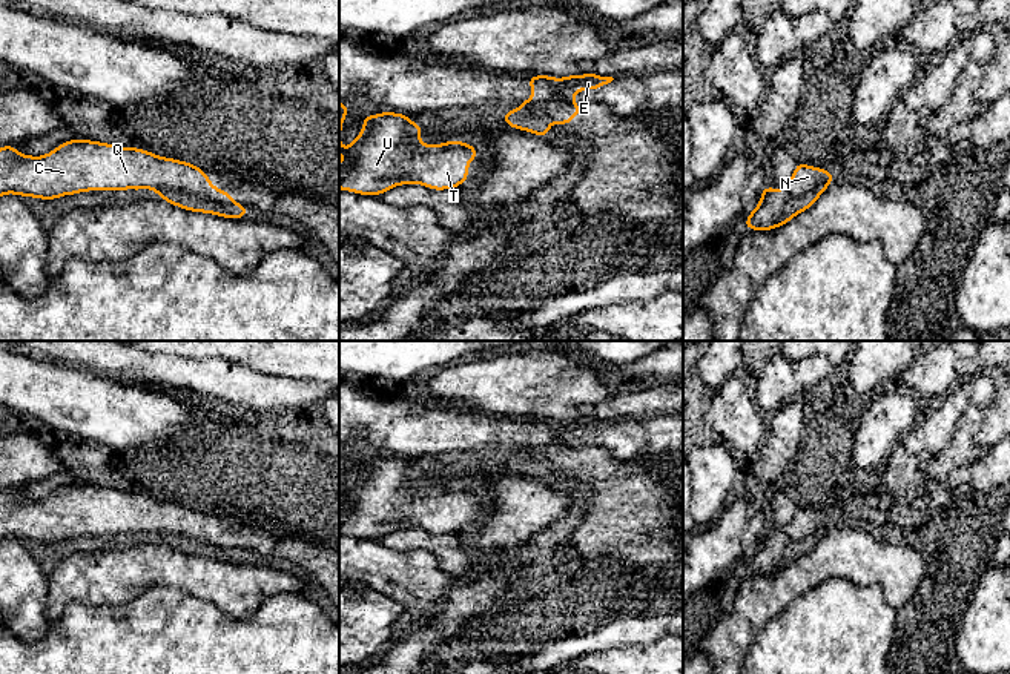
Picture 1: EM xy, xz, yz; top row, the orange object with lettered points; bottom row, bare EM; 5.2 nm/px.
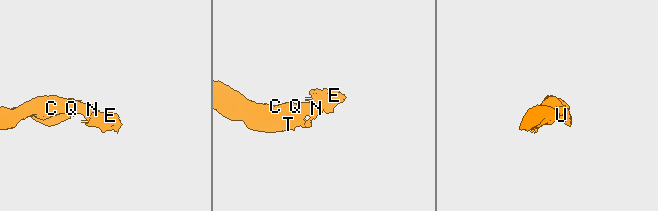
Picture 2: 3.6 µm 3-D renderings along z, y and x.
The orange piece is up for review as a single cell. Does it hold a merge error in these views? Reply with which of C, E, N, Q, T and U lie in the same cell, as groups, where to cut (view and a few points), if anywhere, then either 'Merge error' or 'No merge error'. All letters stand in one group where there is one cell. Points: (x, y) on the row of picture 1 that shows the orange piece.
Groups: C N Q T U / E. Split along xy (151, 188), (180, 188), (215, 200), (234, 201). Merge error

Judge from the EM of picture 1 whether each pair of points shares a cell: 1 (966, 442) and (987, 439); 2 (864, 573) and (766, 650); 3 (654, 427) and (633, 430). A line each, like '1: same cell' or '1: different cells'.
1: different cells
2: different cells
3: same cell

